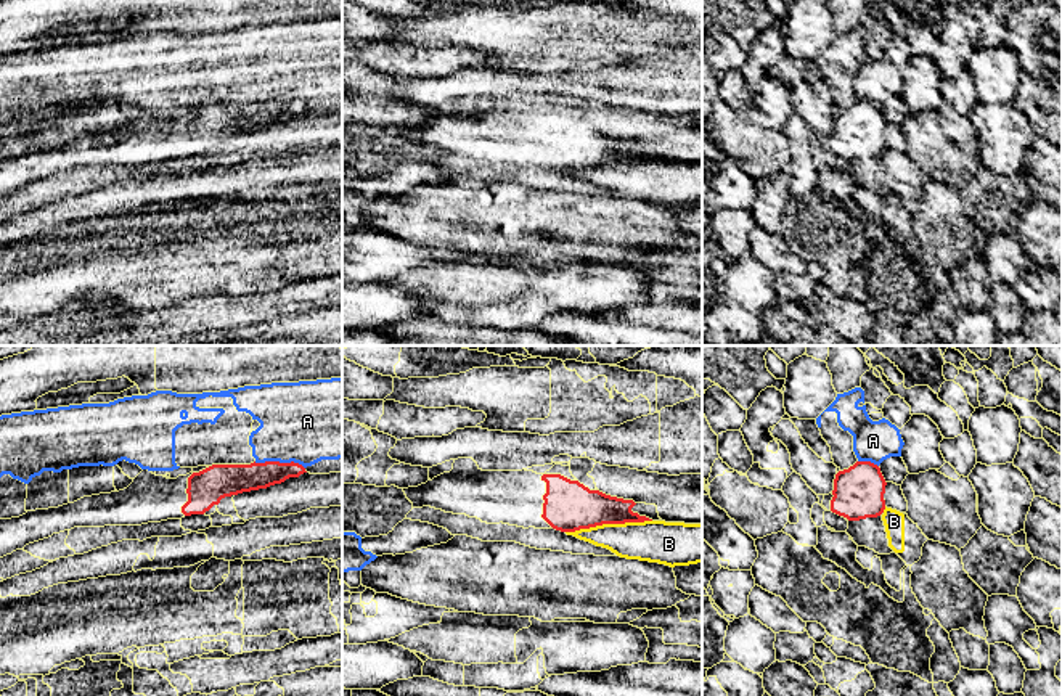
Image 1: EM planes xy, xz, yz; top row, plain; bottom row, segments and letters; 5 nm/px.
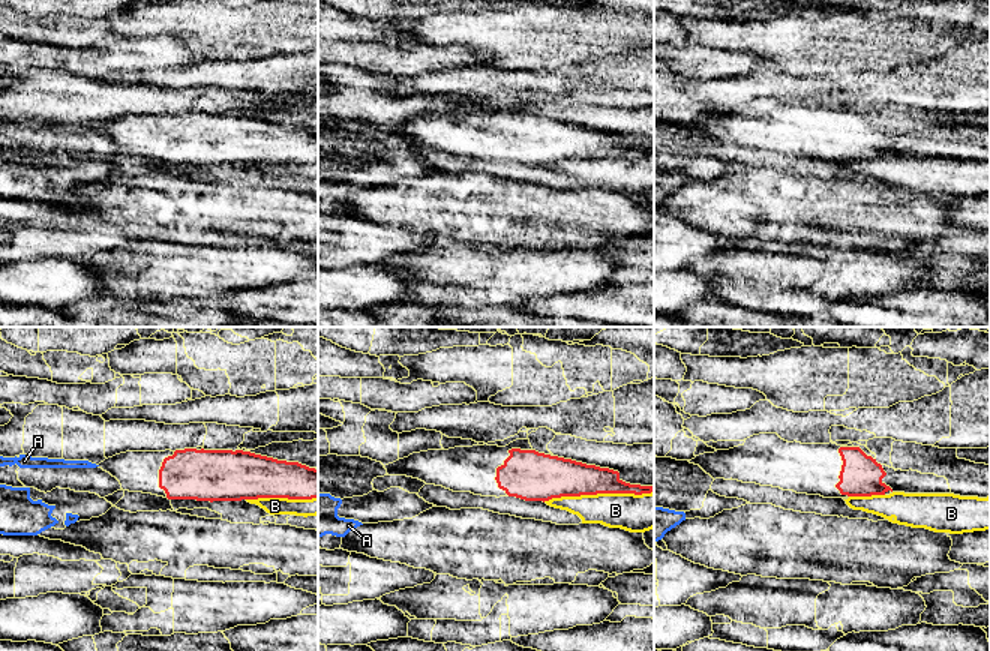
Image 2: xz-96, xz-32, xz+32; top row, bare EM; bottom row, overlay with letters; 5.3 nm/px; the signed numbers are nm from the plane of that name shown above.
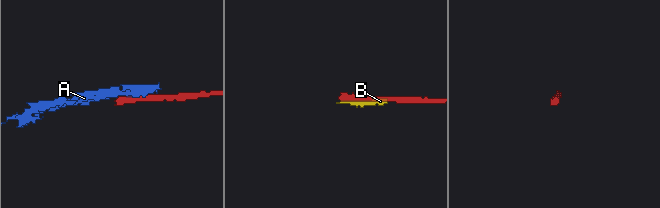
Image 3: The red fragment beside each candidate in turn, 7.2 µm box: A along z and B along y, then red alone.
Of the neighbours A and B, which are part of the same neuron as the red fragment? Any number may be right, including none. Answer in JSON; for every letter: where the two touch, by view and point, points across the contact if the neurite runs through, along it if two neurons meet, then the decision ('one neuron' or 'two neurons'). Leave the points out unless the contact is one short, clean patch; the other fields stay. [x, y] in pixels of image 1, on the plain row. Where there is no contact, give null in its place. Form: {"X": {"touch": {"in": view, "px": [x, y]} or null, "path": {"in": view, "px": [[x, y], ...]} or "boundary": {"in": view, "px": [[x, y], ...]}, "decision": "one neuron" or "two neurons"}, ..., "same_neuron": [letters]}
{"A": {"touch": {"in": "xy", "px": [278, 102]}, "decision": "two neurons"}, "B": {"touch": {"in": "xz", "px": [608, 163]}, "decision": "two neurons"}, "same_neuron": []}

